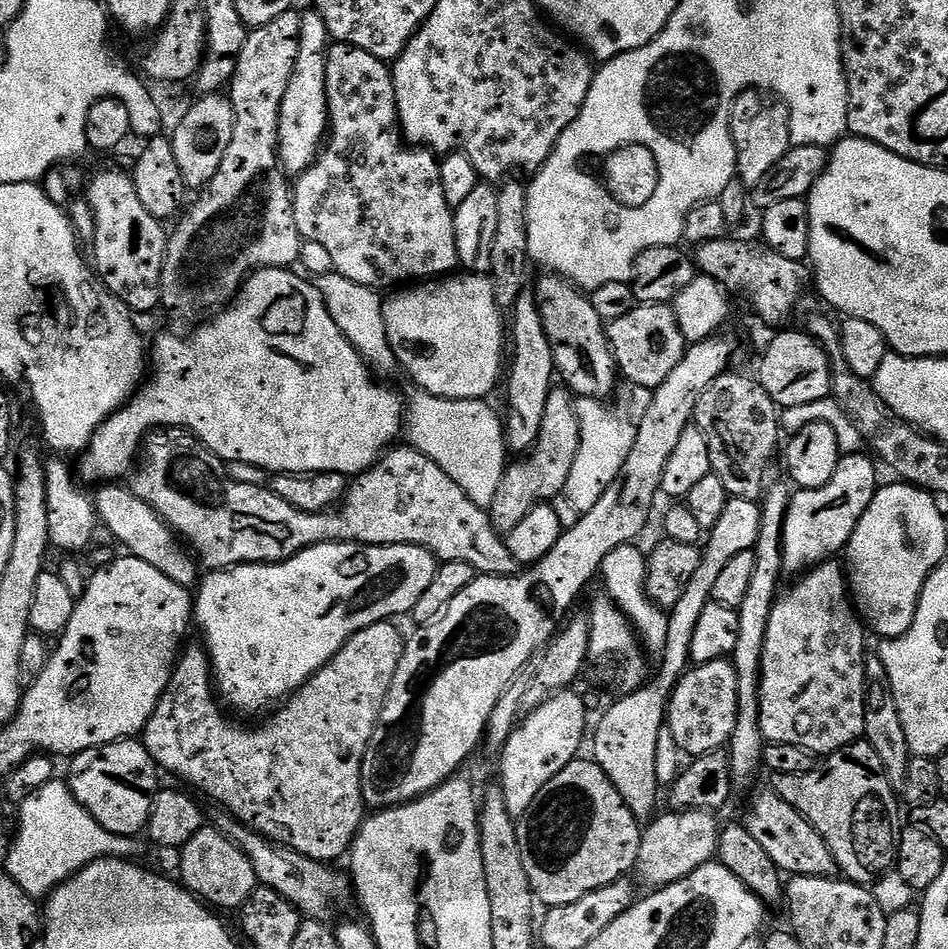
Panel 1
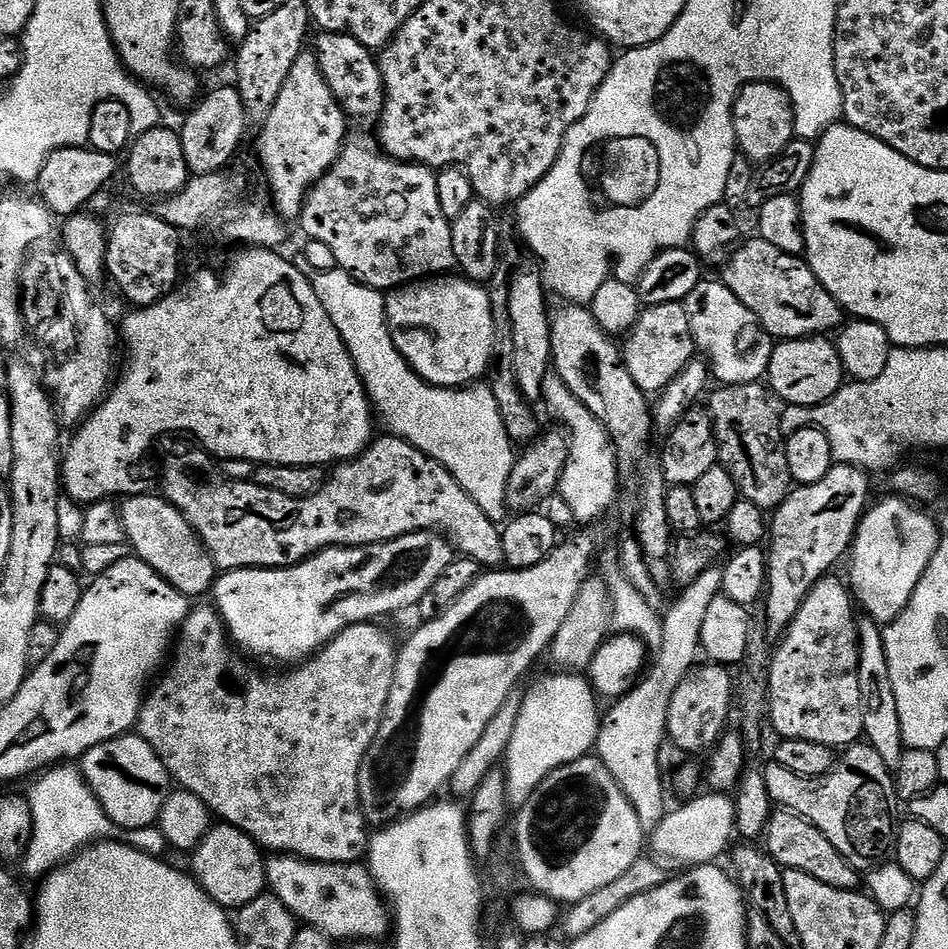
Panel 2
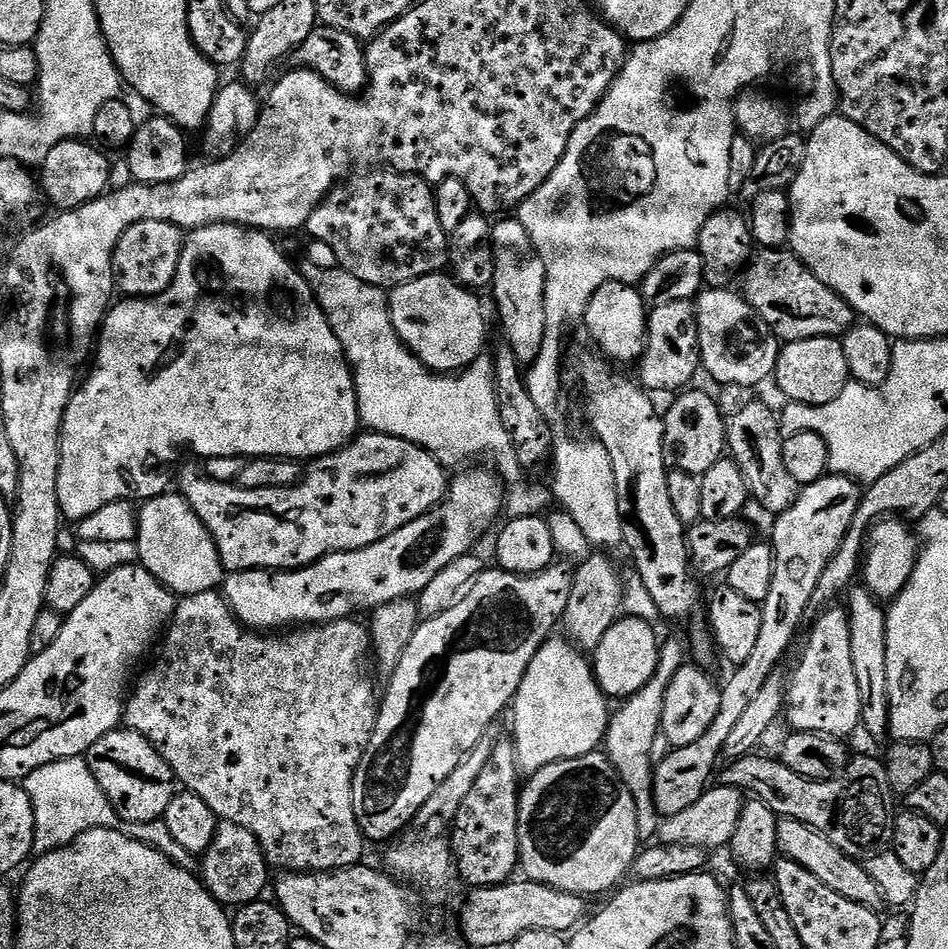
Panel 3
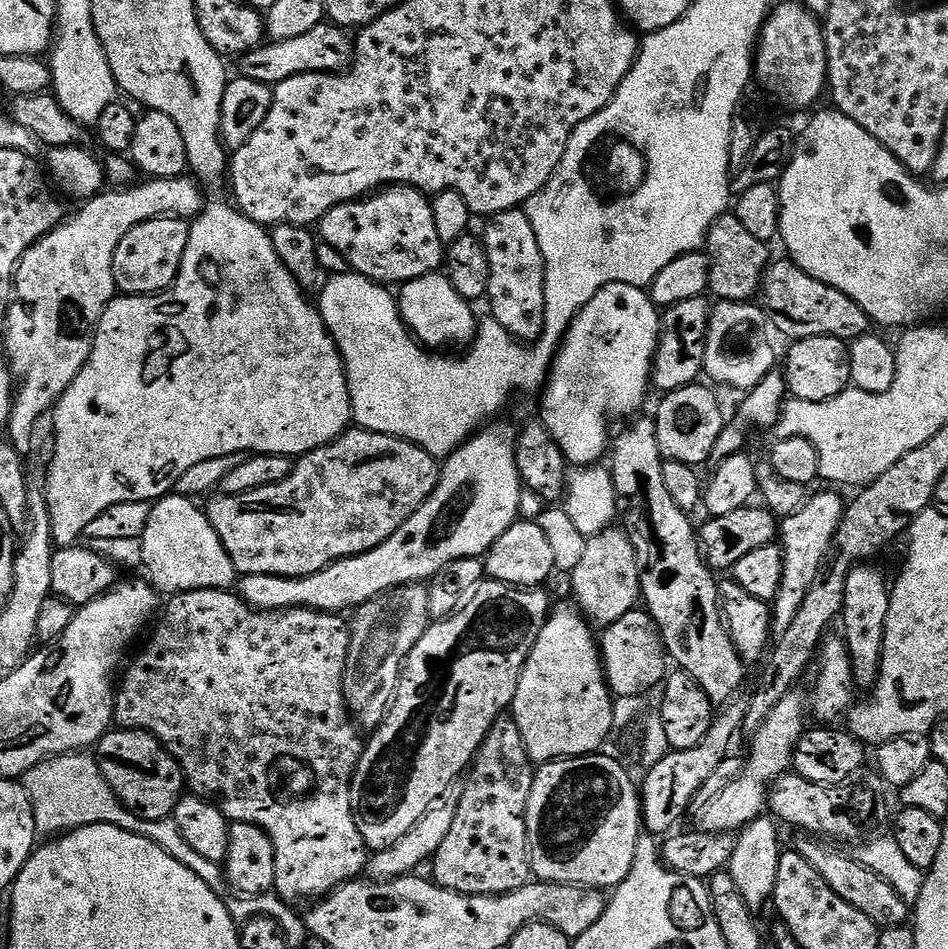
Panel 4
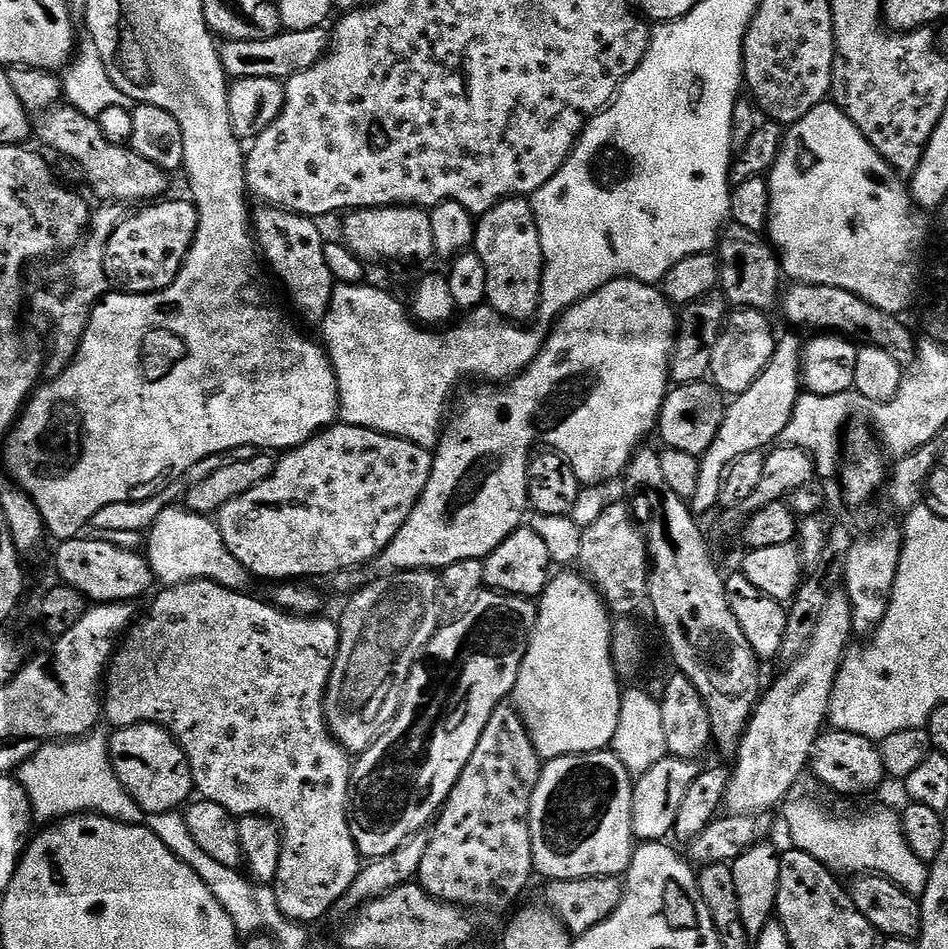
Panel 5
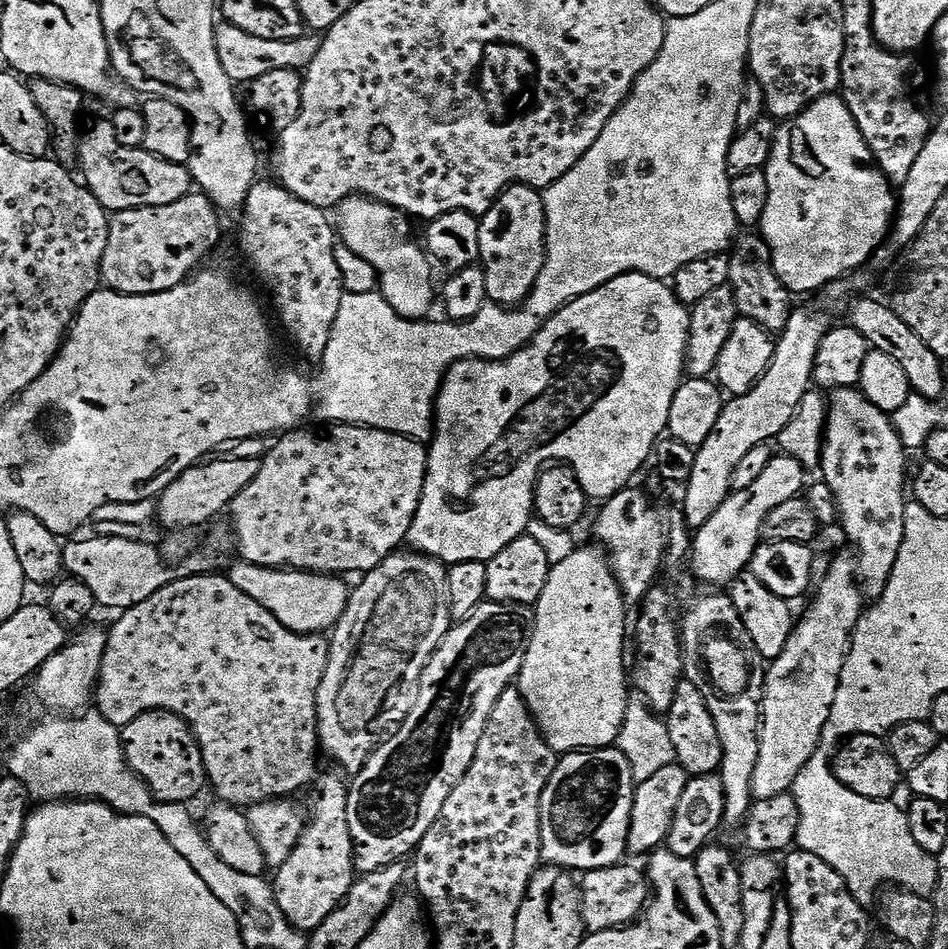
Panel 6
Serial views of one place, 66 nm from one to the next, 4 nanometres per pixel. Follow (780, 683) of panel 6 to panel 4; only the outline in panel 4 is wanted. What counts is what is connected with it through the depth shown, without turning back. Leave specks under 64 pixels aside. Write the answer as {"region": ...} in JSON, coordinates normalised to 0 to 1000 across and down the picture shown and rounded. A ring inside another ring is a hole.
{"region":[[[844,727],[831,729],[829,736],[825,736],[816,748],[812,748],[806,764],[792,777],[793,793],[787,797],[785,812],[780,820],[770,824],[770,828],[757,836],[745,850],[737,852],[737,876],[776,879],[807,855],[806,846],[812,843],[812,828],[818,827],[819,821],[835,809],[835,797],[842,782],[848,777],[852,754],[854,759],[854,738]]]}

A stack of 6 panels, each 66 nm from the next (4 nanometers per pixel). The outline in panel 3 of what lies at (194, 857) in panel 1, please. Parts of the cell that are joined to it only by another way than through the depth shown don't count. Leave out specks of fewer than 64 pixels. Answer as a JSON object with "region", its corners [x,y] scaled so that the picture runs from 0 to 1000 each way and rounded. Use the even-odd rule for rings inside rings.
{"region":[[[232,864],[229,867],[226,887],[222,891],[222,896],[216,898],[213,903],[213,915],[214,910],[213,930],[233,955],[266,953],[282,941],[278,940],[282,936],[284,939],[285,911],[278,902],[273,883],[264,875],[259,875],[247,866]]]}

